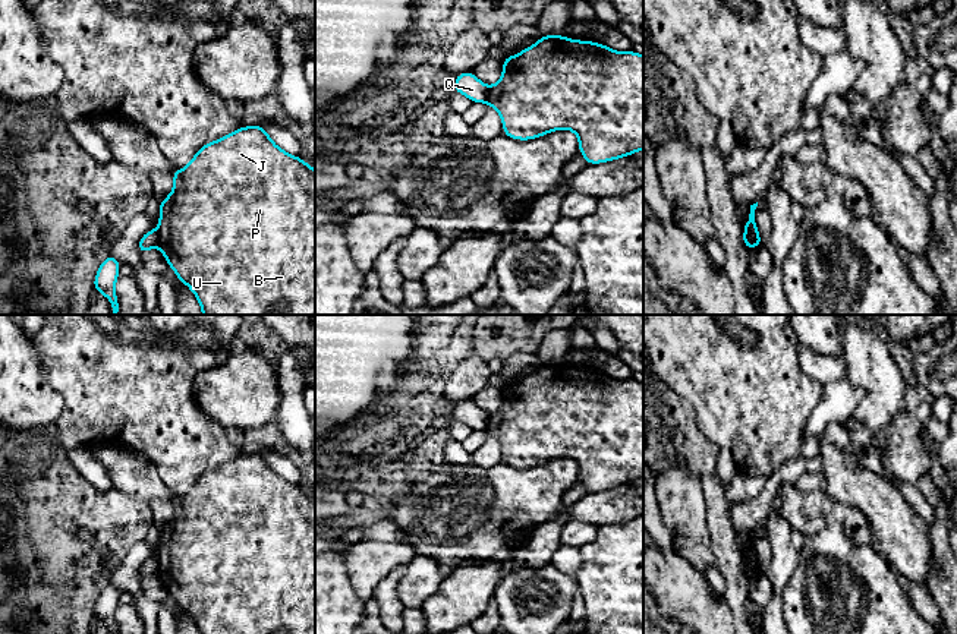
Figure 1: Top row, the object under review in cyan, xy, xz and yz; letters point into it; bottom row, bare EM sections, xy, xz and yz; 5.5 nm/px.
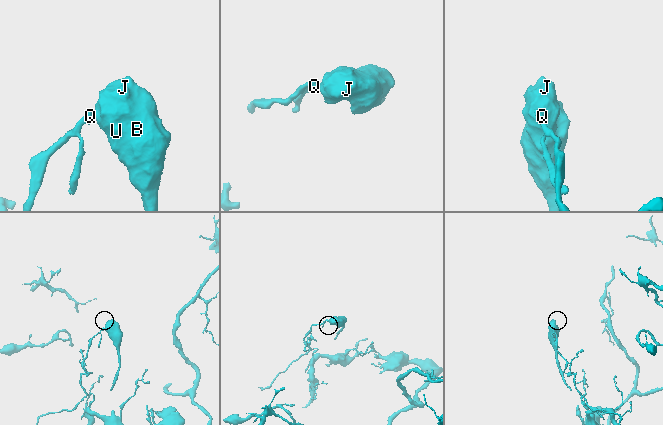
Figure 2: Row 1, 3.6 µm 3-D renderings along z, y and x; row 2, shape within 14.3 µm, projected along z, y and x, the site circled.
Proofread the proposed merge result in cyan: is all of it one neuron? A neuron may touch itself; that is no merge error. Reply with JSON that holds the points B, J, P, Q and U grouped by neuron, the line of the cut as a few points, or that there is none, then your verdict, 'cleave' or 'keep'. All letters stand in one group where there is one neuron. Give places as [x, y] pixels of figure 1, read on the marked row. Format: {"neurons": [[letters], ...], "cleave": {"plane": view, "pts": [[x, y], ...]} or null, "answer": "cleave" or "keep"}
{"neurons": [["B", "J", "P", "U"], ["Q"]], "cleave": {"plane": "xy", "pts": [[156, 232], [159, 246]]}, "answer": "cleave"}

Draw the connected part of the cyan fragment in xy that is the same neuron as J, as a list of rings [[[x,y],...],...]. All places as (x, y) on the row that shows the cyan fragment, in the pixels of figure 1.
[[[258,123],[239,127],[196,151],[182,170],[173,170],[173,190],[158,204],[158,247],[179,281],[196,296],[202,315],[315,315],[315,170],[300,157],[278,148]]]

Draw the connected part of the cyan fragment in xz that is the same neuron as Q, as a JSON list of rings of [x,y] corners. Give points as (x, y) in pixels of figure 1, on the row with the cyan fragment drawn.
[[[465,72],[454,78],[454,92],[468,97],[472,102],[484,102],[487,100],[488,88],[481,82],[473,72]]]

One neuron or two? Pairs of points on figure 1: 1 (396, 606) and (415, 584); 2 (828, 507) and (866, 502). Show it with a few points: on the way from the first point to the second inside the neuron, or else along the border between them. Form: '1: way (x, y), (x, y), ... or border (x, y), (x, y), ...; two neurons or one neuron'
1: border (408, 567), (397, 586), (397, 598), (403, 606); two neurons
2: border (822, 488), (837, 501), (853, 507), (871, 529); two neurons

